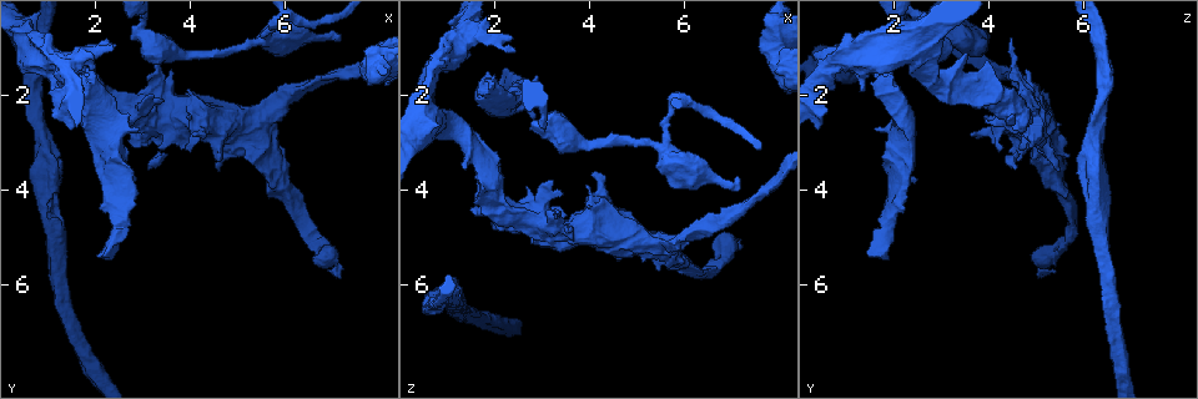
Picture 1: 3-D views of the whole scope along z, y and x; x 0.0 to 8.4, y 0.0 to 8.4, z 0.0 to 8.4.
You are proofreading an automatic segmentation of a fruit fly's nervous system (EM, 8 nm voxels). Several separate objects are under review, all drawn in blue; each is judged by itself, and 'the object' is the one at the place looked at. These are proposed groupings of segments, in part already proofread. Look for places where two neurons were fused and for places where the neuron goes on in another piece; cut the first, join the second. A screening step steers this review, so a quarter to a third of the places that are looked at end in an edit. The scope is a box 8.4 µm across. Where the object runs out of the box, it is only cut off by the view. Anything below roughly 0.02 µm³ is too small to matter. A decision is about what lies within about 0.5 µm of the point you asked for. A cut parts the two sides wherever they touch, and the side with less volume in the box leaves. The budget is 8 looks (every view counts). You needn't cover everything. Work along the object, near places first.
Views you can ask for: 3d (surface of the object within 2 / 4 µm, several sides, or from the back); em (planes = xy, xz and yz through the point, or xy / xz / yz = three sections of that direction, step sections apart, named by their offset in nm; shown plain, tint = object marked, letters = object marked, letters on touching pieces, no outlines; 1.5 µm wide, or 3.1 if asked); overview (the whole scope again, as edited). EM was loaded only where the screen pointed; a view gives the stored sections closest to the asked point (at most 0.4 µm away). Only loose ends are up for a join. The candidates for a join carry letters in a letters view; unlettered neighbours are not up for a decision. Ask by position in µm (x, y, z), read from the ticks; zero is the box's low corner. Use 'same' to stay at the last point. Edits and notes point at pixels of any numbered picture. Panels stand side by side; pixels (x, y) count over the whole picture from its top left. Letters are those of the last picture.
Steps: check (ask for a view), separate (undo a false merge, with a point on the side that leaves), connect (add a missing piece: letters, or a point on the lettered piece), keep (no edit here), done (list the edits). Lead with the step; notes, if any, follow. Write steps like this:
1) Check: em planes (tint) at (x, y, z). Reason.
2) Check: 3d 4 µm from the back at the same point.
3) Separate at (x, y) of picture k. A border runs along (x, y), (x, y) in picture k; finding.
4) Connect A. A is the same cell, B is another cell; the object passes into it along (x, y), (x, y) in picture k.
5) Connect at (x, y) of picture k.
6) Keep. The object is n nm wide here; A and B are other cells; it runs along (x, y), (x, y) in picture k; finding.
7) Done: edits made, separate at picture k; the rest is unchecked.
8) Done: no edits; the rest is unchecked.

Check: 3d 2 µm at (7.15, 0.70, 3.70). An open end.

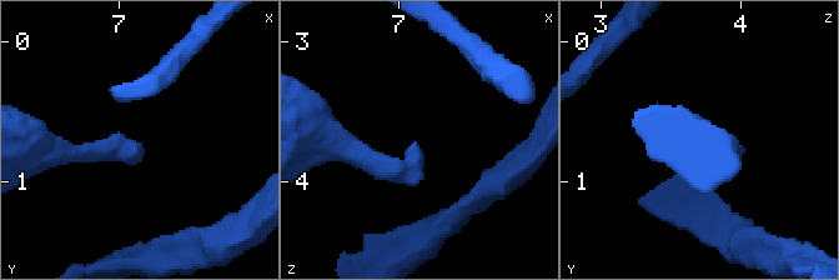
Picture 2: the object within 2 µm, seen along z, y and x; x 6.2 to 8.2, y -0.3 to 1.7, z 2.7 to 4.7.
Check: em planes (letters) at (7.12, 0.74, 3.70). Shape alone is not enough.

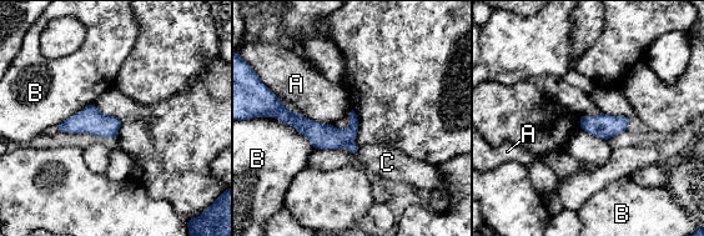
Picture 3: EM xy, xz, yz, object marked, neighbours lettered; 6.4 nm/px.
Connect C. C is the same cell, A and B are other cells; the object passes into it along (322, 136), (356, 151), (387, 162) in picture 3; the neuron continues.

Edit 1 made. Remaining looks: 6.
Check: overview.

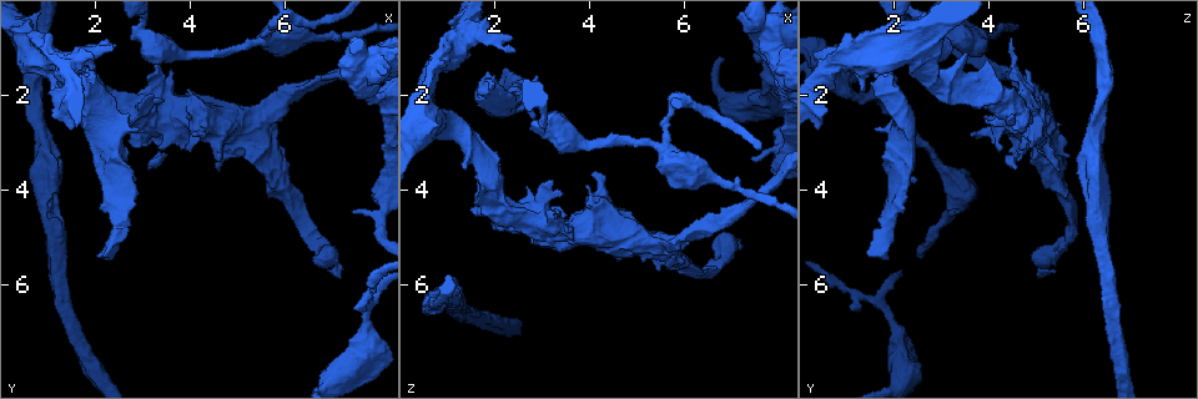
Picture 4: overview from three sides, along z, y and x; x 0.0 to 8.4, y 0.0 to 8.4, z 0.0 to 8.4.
Check: em planes (letters) at (7.75, 1.85, 0.90). Thick turns thin.

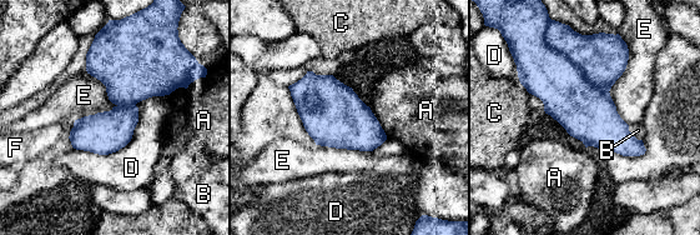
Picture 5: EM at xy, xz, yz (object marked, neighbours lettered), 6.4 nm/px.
Separate at (602, 58) of picture 5. The longest contact is with D, 700 nm; A, B, C, D, E and F are other cells; a border runs along (547, 43), (592, 84), (608, 91) in picture 5; a second neuron is stuck on.

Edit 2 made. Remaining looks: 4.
Check: overview.

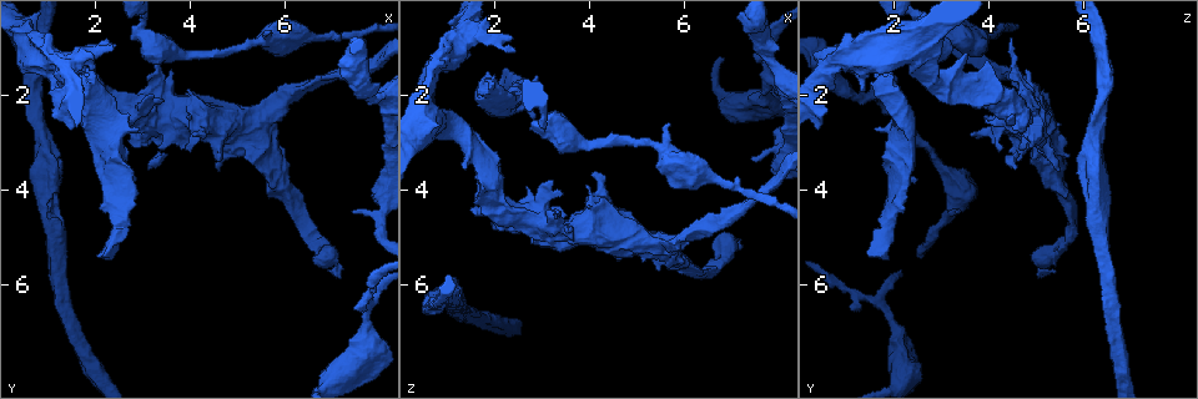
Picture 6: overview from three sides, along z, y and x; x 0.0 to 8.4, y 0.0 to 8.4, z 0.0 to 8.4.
Check: em planes (letters) at (5.65, 0.70, 2.60). Tapers out.

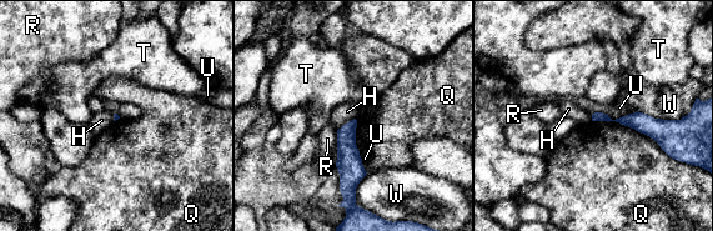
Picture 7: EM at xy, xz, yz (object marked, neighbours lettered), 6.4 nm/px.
Keep. H, Q, R, T, U and W are other cells; a border runs along (592, 120), (633, 127), (672, 157) in picture 7; none of them fits.

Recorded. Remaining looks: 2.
Done: edits made, connect at picture 3, separate at picture 5; the rest is unchecked.

